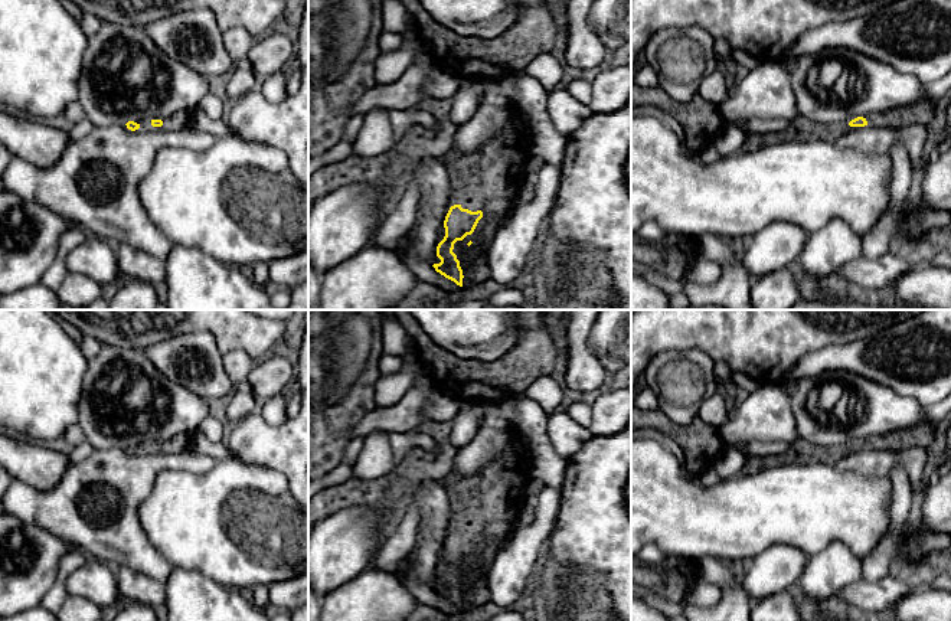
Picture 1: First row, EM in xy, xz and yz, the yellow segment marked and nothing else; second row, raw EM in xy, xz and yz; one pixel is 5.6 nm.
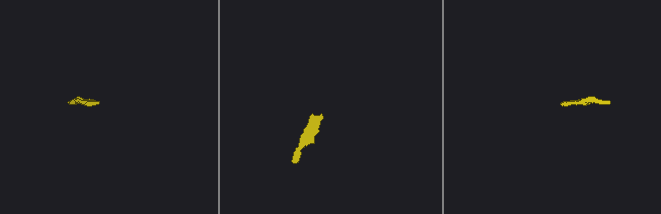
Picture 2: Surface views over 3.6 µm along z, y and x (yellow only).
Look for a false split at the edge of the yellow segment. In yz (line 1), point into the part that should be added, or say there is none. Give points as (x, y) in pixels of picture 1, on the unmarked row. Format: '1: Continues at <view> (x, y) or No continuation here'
1: No continuation here

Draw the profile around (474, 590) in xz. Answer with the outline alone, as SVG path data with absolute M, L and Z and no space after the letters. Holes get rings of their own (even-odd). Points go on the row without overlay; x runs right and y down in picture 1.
M481 524L468 529L468 533L481 533L483 540L478 543L471 558L467 558L463 563L457 563L454 566L452 575L460 584L463 598L470 601L473 605L480 607L491 599L486 579L478 578L477 571L483 566L491 565L493 558L496 556L504 539L487 533Z

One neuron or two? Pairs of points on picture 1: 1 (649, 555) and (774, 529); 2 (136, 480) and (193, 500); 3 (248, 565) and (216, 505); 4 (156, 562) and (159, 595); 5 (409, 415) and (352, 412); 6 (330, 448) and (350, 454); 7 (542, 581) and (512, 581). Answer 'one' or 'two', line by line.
1: two
2: two
3: one
4: two
5: two
6: two
7: two

